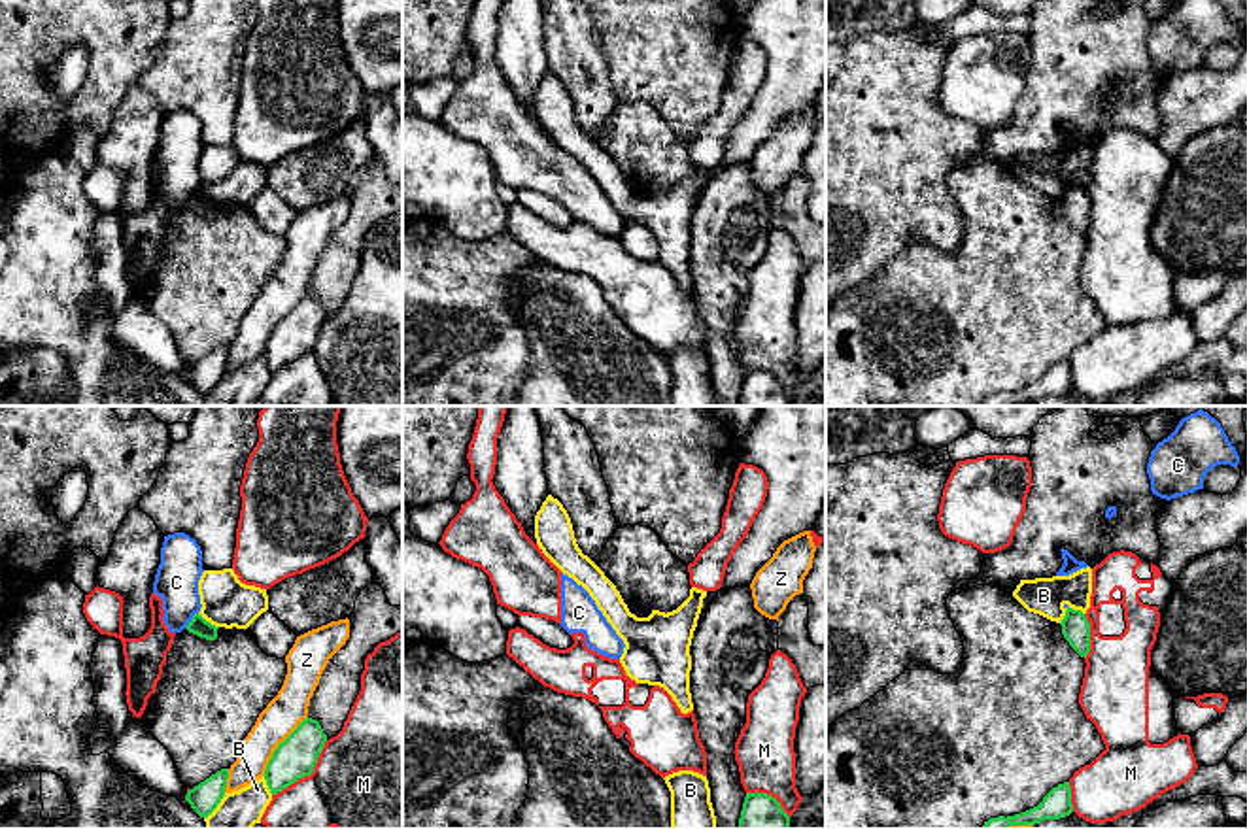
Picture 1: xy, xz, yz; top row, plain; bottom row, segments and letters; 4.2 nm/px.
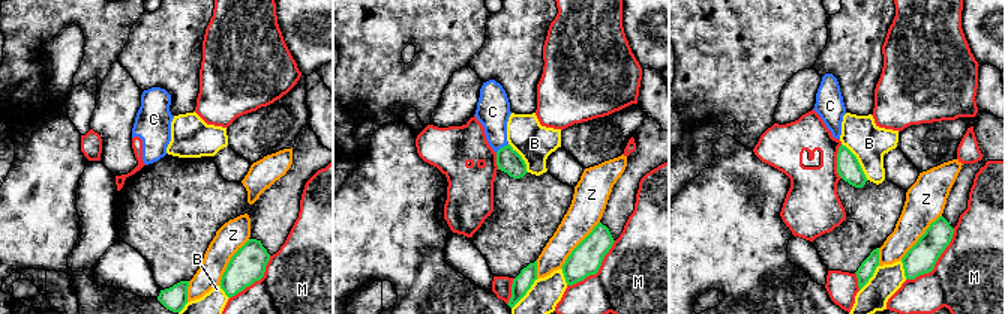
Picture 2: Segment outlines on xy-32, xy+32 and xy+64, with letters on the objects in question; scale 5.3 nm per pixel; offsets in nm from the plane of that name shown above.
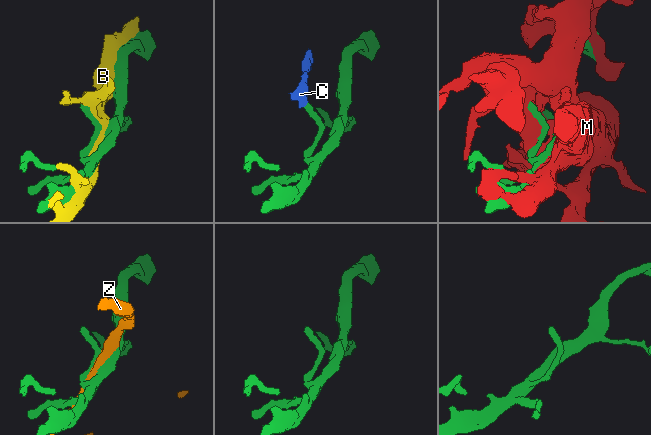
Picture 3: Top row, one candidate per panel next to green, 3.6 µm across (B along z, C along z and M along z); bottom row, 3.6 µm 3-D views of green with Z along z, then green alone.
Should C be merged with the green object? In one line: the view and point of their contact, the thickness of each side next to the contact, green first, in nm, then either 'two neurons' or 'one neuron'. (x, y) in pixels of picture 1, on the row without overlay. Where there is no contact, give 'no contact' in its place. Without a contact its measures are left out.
xy (191, 197) | 80/190 nm | two neurons

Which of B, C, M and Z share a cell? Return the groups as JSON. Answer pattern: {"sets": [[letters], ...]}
{"sets": [["B"], ["C", "M"], ["Z"]]}

